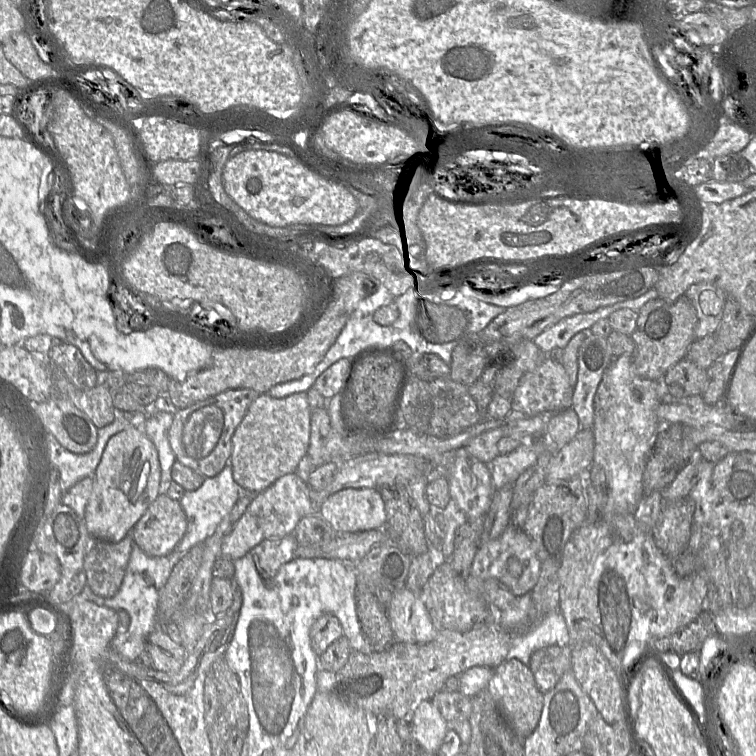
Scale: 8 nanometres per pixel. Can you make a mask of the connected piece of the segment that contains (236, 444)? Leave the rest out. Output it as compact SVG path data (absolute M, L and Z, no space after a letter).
M267 393L249 406L245 416L232 436L232 450L229 463L234 481L244 492L258 494L281 477L296 473L299 463L306 456L311 431L311 409L306 393L293 394L283 399L274 399Z

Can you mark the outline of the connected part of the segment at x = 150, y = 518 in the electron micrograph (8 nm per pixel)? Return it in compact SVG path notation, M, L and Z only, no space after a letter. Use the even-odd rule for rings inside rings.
M159 494L134 525L131 537L150 556L169 554L184 536L187 519L178 500Z

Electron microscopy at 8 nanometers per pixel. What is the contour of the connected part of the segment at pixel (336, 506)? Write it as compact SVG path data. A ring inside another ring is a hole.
M344 489L331 495L319 515L336 532L361 532L386 526L386 511L377 489Z

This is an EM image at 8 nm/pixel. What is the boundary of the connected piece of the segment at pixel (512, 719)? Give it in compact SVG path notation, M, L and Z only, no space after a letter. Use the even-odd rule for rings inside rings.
M505 660L493 669L487 689L509 727L522 740L526 739L537 727L543 708L543 695L537 689L529 666L518 660Z

